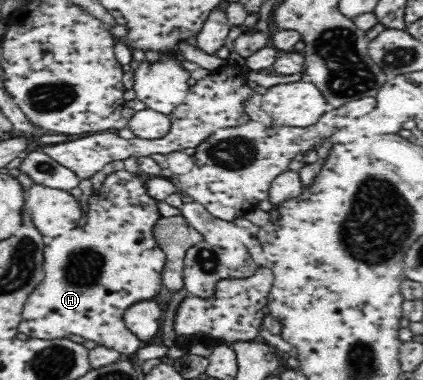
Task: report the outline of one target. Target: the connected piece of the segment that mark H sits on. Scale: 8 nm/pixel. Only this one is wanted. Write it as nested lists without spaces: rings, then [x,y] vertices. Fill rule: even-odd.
[[[124,170],[106,176],[102,188],[88,197],[88,219],[84,227],[46,240],[43,250],[44,279],[27,297],[23,307],[19,333],[41,340],[58,340],[70,335],[81,335],[88,341],[98,341],[99,346],[108,347],[121,354],[138,351],[141,339],[123,321],[124,311],[136,301],[152,299],[163,285],[162,269],[166,262],[152,230],[160,219],[157,201],[147,195],[142,176],[132,176]]]

